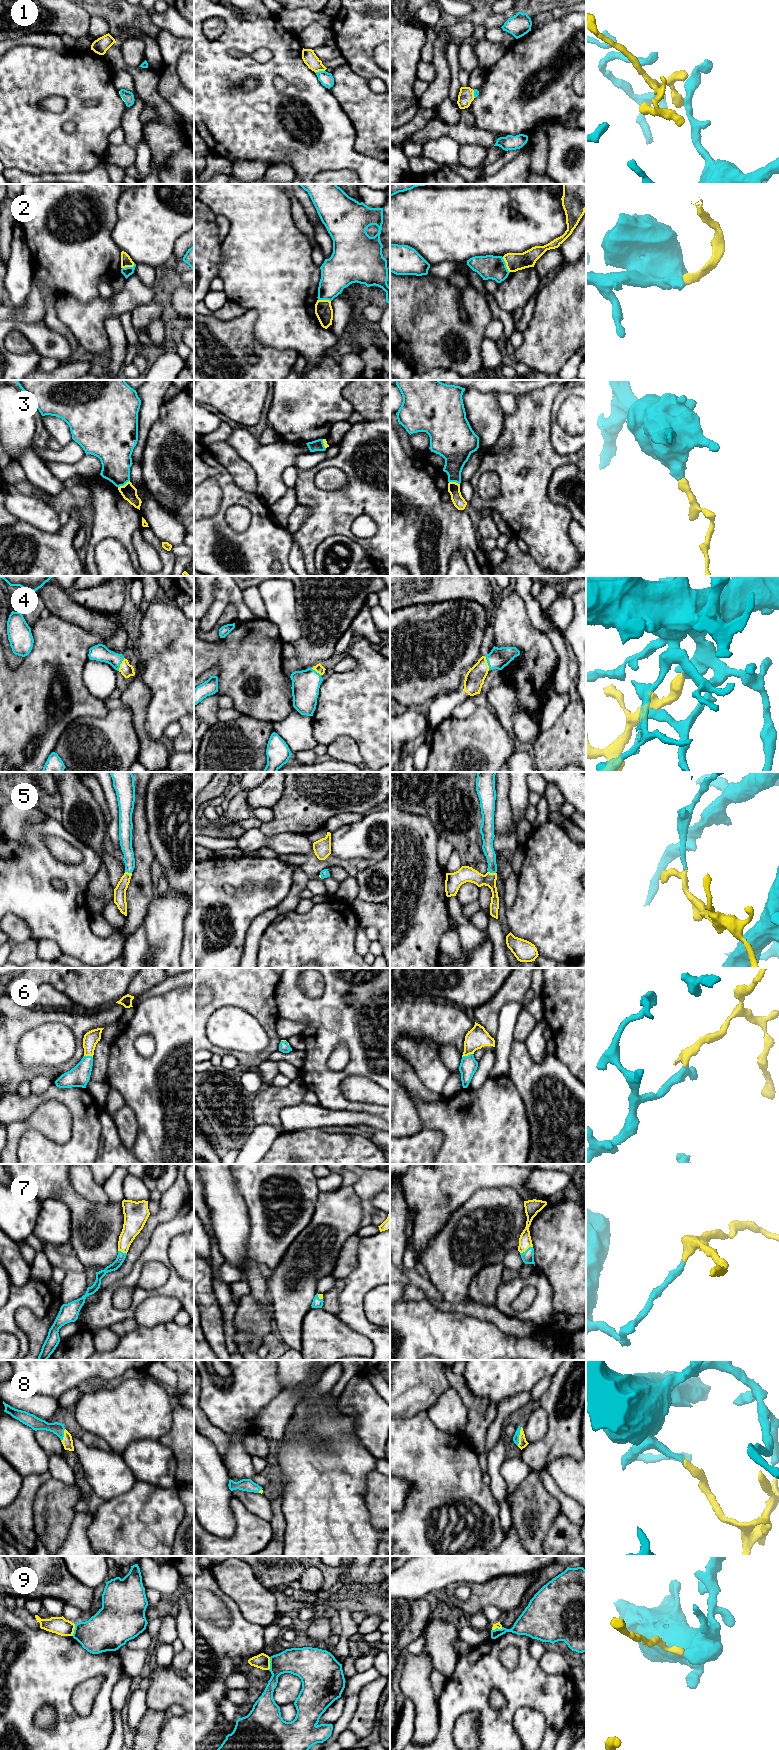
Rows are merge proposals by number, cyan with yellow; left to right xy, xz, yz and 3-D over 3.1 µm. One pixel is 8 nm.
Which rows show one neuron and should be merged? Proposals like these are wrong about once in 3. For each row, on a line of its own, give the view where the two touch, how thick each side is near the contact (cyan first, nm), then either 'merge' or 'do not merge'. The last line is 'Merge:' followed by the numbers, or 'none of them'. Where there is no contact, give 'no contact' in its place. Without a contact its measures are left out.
1: meets cyan in xz; 110 nm thick on the cyan side, 110 nm on the other; merge
2: meets cyan in yz; 190 nm thick on the cyan side, 140 nm on the other; do not merge
3: meets cyan in xy; 260 nm thick on the cyan side, 120 nm on the other; merge
4: meets cyan in yz; 170 nm thick on the cyan side, 160 nm on the other; merge
5: meets cyan in yz; 90 nm thick on the cyan side, 130 nm on the other; merge
6: meets cyan in yz; 140 nm thick on the cyan side, 170 nm on the other; merge
7: meets cyan in yz; 100 nm thick on the cyan side, 100 nm on the other; merge
8: meets cyan in yz; 50 nm thick on the cyan side, 70 nm on the other; merge
9: meets cyan in xz; 220 nm thick on the cyan side, 120 nm on the other; do not merge
Merge: 1, 3, 4, 5, 6, 7, 8

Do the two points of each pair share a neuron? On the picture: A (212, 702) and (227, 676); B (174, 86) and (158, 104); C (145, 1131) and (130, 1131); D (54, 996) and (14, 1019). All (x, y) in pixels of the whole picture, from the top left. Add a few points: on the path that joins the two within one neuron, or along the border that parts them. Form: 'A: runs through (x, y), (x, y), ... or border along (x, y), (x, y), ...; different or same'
A: border along (217, 692), (220, 695); different
B: border along (158, 75), (159, 94), (172, 106), (179, 116); different
C: border along (132, 1109), (137, 1123), (137, 1137), (130, 1149); different
D: border along (41, 1007), (64, 1009); different

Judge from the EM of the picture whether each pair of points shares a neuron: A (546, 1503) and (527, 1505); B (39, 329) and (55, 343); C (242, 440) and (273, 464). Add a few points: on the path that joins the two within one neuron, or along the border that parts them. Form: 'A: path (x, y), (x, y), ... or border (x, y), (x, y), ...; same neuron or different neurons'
A: path (541, 1505), (532, 1505); same neuron
B: path (43, 333), (51, 341); same neuron
C: path (250, 448), (265, 459); same neuron

